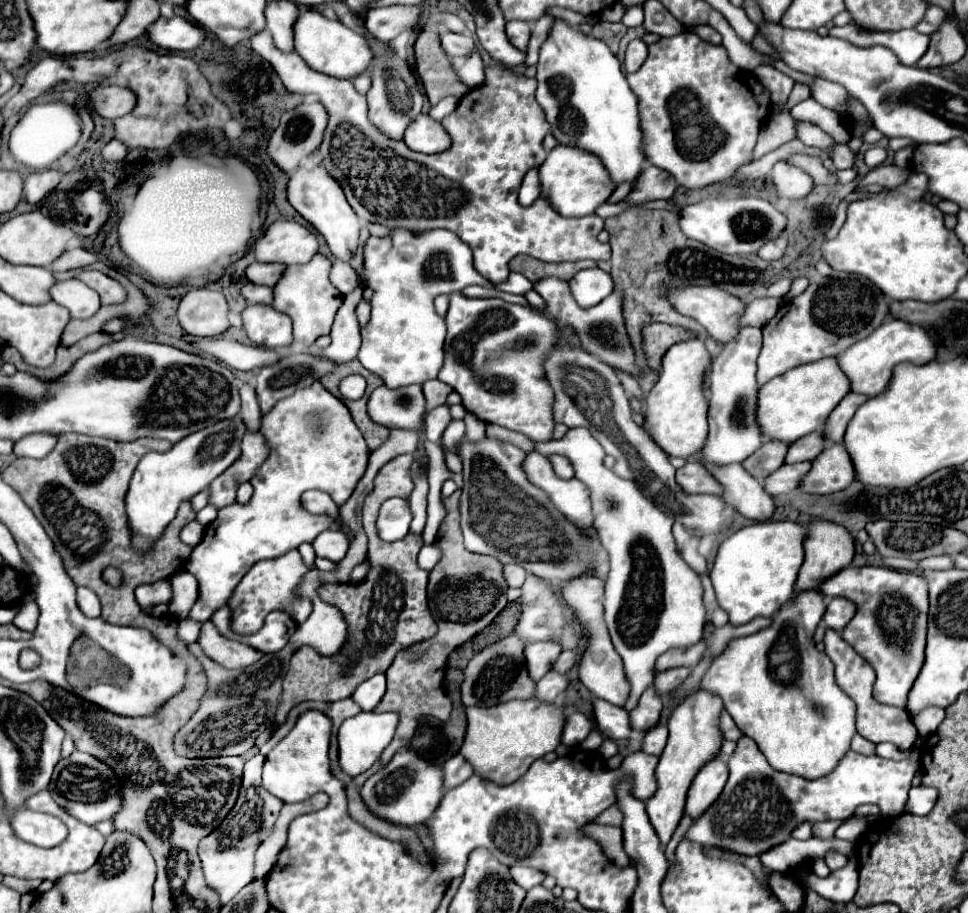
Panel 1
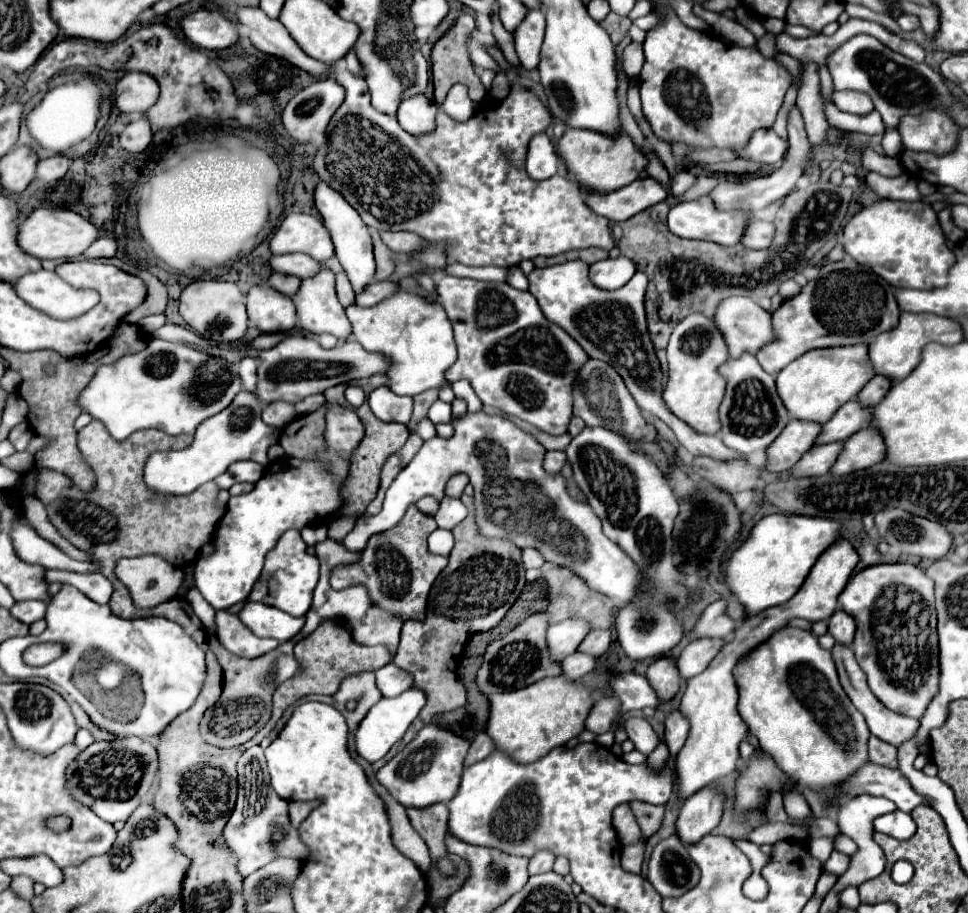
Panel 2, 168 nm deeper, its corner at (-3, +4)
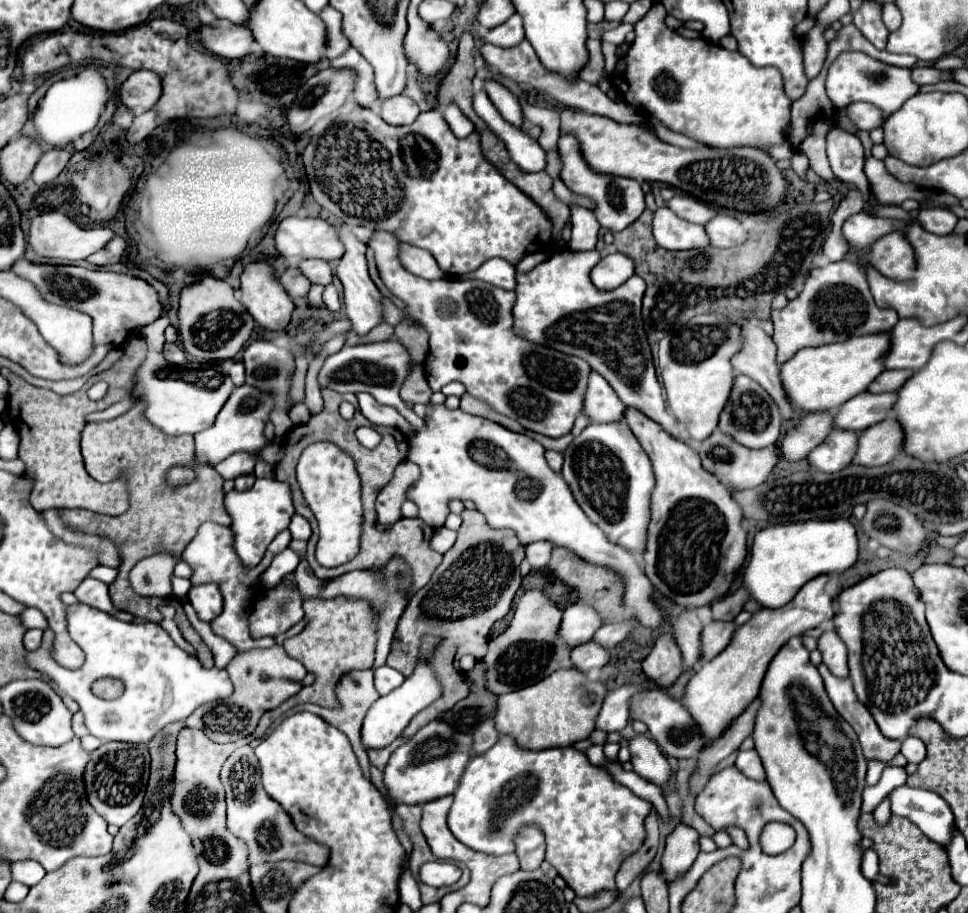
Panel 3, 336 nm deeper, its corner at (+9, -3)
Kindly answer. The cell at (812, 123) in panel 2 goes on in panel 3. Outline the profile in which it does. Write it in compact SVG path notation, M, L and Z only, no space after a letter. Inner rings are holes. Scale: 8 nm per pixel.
M813 26L813 30L803 40L803 64L805 64L805 76L815 78L823 66L827 40L823 38L821 26Z

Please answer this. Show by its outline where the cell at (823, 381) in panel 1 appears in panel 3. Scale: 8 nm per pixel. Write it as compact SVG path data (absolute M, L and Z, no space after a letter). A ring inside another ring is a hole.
M889 334L857 336L843 344L803 348L781 366L781 384L787 392L787 400L803 412L831 412L867 390L867 386L885 370L883 358L887 352Z

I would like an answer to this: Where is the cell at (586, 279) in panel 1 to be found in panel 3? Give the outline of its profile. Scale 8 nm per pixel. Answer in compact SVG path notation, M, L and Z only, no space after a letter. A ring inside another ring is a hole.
M619 252L601 258L601 262L589 274L591 282L595 282L595 288L605 290L605 292L615 290L631 276L633 276L633 262L631 258Z

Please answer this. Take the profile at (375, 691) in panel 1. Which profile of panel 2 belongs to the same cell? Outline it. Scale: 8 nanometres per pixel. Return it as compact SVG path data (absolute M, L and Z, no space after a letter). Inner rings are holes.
M387 663L379 669L379 689L387 697L395 697L407 691L413 685L413 675L405 669L399 669L393 663Z

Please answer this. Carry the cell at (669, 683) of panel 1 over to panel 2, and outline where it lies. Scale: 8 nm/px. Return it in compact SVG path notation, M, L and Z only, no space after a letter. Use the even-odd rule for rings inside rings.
M701 637L697 641L691 641L677 659L681 677L689 679L703 673L711 663L711 659L723 649L723 645L725 639L711 639L711 637Z

